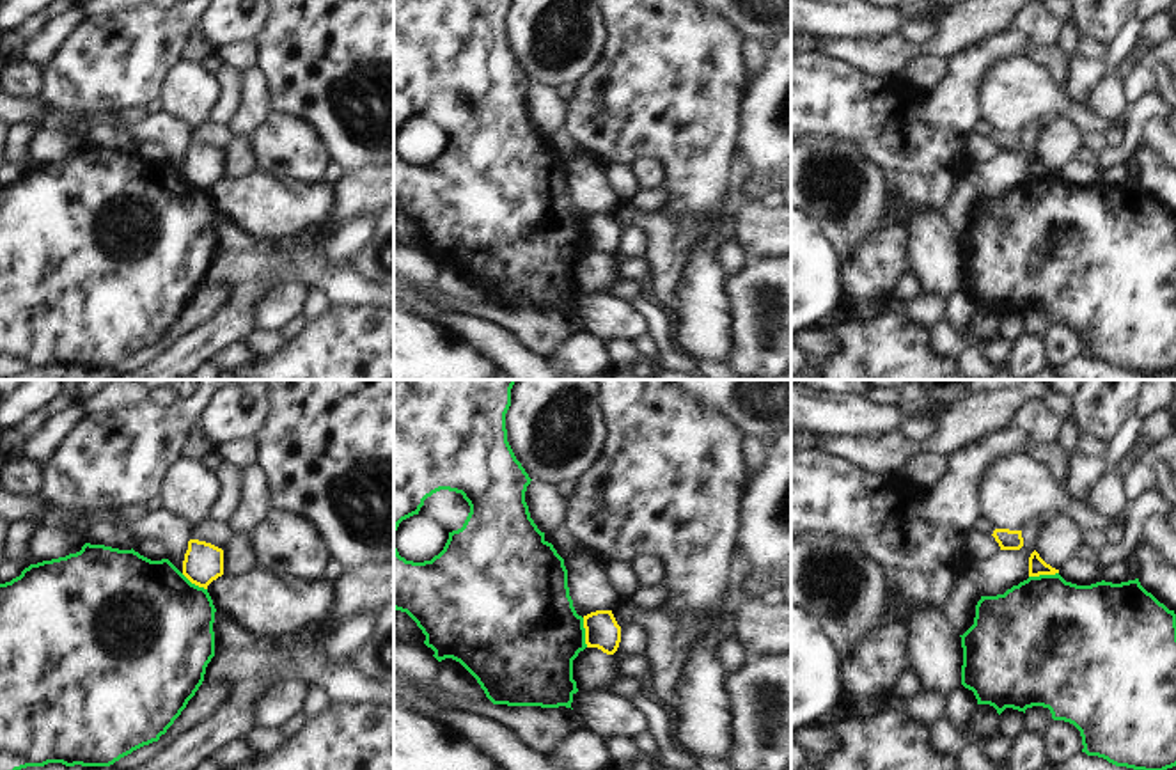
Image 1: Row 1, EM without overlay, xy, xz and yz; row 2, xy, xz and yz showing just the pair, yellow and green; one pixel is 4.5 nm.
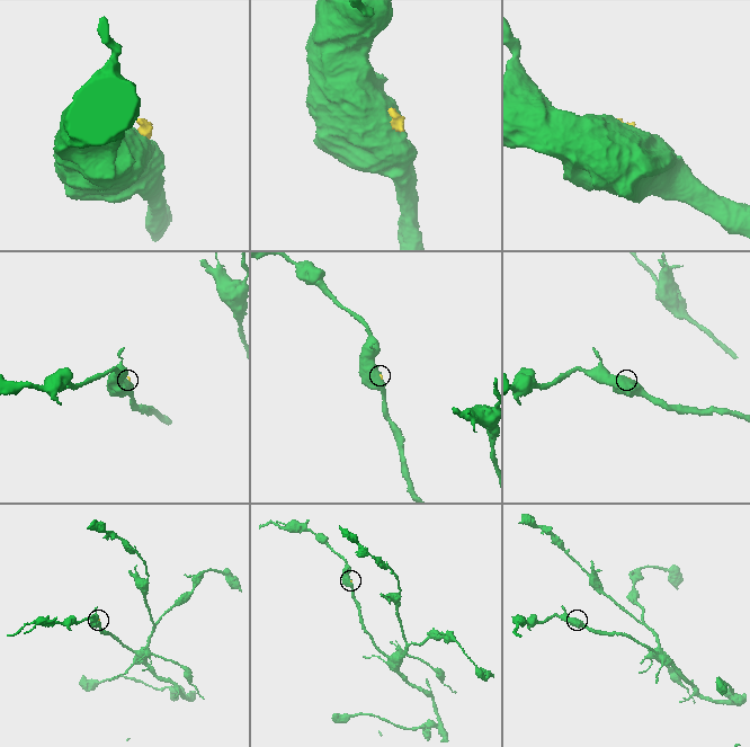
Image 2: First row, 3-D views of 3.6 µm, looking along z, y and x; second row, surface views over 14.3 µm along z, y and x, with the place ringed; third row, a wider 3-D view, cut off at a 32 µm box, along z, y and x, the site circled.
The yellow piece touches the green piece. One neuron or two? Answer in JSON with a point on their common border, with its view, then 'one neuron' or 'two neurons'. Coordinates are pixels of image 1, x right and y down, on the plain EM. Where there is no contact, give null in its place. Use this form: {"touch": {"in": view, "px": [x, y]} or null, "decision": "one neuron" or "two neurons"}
{"touch": {"in": "xz", "px": [586, 235]}, "decision": "two neurons"}

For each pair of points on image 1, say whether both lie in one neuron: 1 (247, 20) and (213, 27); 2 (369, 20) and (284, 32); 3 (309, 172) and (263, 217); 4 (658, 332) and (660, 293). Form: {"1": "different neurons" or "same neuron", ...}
{"1": "same neuron", "2": "same neuron", "3": "different neurons", "4": "different neurons"}

